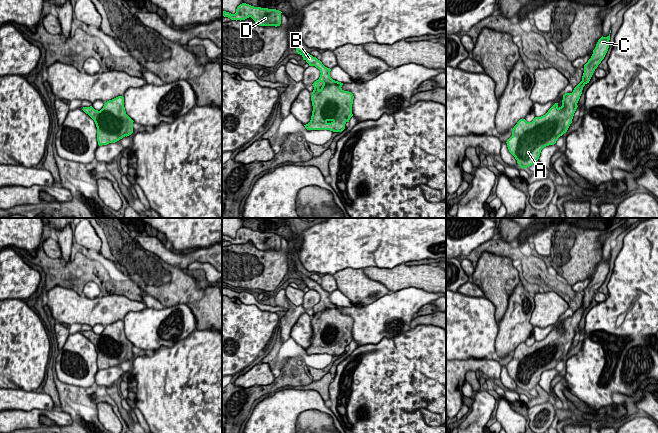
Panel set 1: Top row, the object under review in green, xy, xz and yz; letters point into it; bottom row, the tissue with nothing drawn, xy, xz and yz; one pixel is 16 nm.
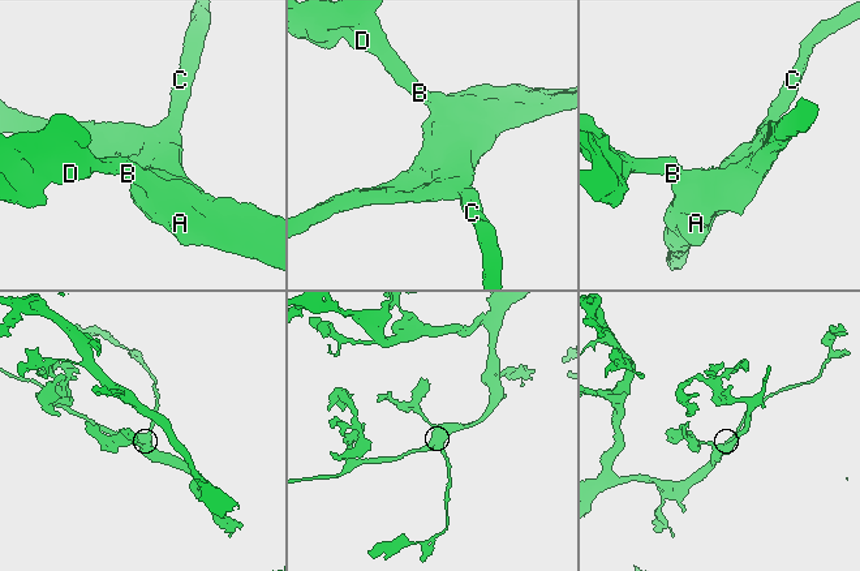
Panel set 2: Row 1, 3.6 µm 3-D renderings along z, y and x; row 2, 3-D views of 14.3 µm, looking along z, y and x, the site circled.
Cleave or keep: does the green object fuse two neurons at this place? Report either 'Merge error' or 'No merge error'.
No merge error

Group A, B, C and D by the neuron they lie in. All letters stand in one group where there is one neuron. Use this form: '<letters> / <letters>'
A B C D

